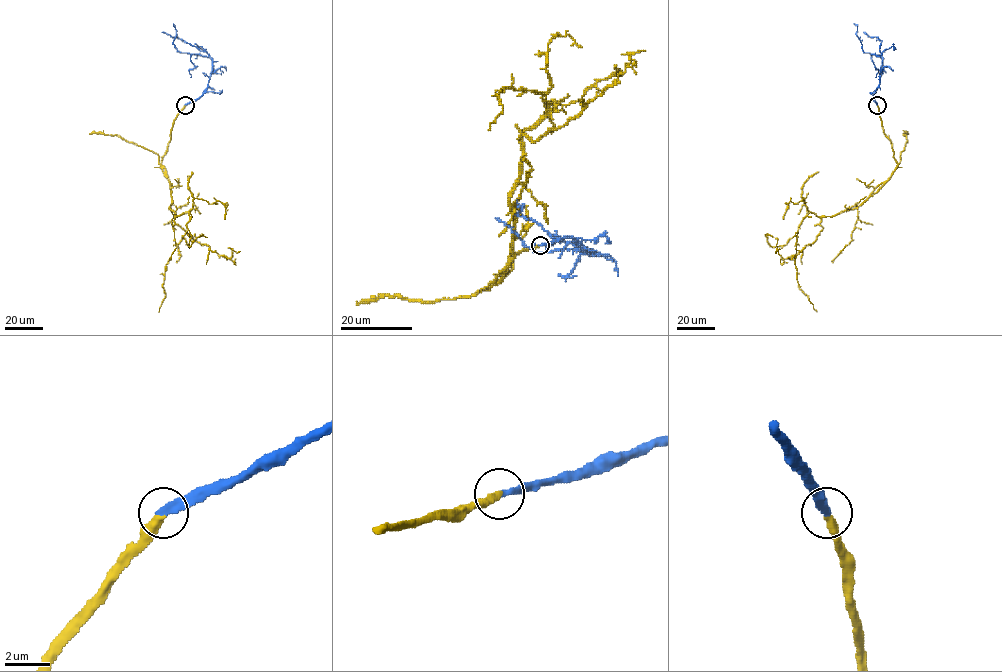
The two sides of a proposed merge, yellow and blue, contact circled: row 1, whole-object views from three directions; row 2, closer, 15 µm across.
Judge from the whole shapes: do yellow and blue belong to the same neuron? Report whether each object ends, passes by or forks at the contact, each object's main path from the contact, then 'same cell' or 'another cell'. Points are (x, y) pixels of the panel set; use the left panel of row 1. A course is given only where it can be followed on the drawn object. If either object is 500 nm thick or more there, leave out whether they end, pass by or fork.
yellow ends | blue ends | yellow via (185, 105), (161, 169), (171, 184), (169, 208), (176, 216), (188, 212), (189, 221), (166, 265), (158, 312) | blue via (185, 105), (198, 98), (207, 87), (212, 60), (178, 51), (173, 43), (177, 30), (173, 24) | same cell

